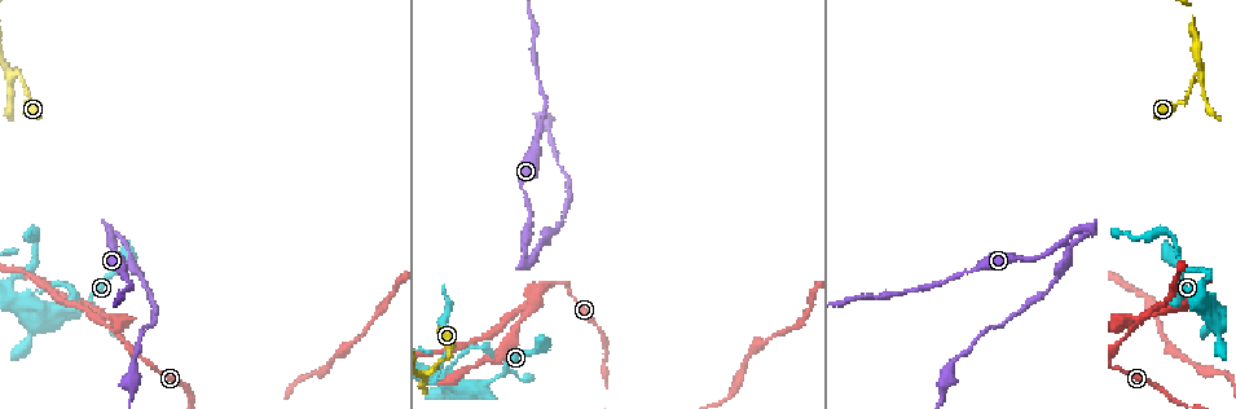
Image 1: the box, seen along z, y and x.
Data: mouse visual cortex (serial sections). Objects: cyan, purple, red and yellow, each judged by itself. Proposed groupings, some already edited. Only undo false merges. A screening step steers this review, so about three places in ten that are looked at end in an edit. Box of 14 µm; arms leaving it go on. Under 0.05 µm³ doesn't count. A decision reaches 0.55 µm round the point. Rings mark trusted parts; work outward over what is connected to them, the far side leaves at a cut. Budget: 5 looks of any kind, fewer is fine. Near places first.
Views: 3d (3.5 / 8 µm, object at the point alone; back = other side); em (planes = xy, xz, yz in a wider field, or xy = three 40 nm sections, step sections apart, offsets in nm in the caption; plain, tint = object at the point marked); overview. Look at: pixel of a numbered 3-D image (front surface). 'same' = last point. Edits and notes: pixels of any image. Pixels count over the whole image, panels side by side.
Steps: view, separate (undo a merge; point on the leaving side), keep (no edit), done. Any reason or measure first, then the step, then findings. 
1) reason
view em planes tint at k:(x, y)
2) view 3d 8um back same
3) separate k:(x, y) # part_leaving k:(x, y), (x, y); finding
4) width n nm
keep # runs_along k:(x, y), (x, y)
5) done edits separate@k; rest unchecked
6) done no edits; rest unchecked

thick turns thin
view 3d 3.5um at 1:(525, 309)

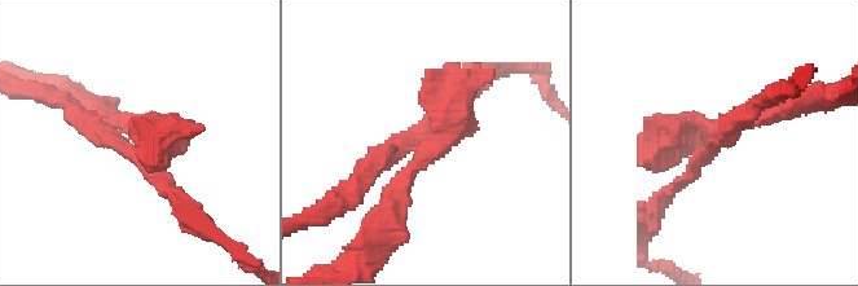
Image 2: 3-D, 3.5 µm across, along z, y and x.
arms 4; arm_widths 200, 200, 250, 400 nm
view em planes tint at 2:(131, 151)

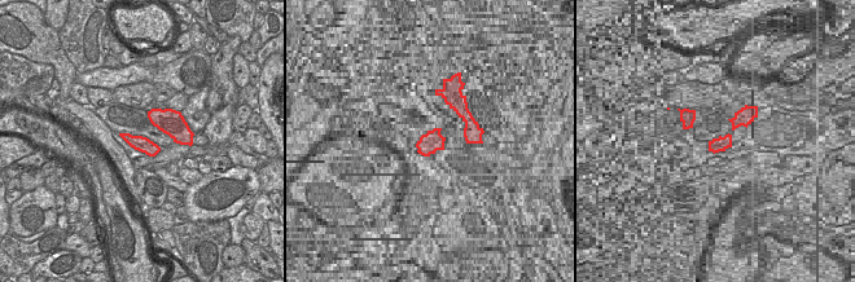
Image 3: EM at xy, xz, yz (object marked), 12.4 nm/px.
separate 2:(672, 154) # part_leaving 2:(428, 142), (377, 234); two cells meet here

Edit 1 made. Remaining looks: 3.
view 3d 3.5um at 1:(19, 278)

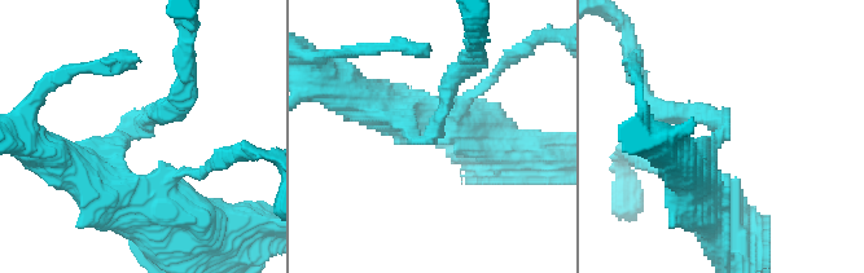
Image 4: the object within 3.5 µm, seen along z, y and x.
arm_widths 200, 500 nm
view em xy step 5 tint at 4:(134, 128)

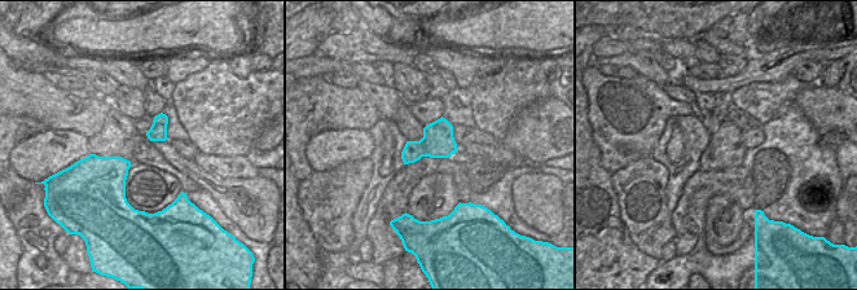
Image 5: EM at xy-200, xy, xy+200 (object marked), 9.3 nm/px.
keep # runs_along 4:(121, 197), (113, 149), (172, 105); one cell here

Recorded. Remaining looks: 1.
done edits separate@2; rest unchecked

